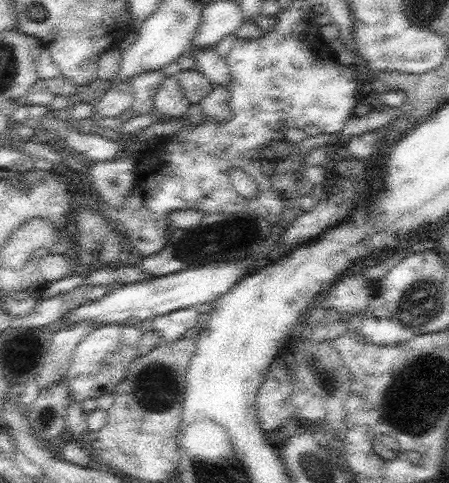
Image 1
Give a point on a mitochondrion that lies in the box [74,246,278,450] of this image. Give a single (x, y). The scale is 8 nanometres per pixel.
(156, 388)

